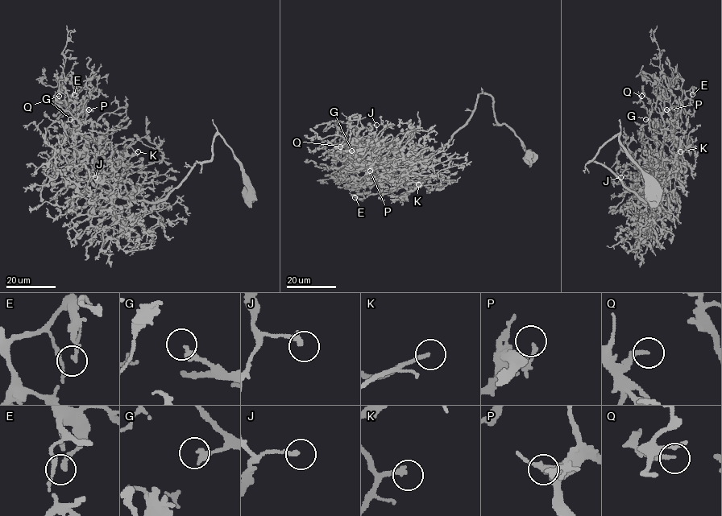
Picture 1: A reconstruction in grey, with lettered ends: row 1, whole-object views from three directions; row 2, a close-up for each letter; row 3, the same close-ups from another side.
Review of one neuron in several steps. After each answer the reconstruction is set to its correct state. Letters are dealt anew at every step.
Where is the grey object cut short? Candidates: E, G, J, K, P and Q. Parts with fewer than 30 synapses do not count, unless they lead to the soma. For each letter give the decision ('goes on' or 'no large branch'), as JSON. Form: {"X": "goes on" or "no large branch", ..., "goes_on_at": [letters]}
{"E": "no large branch", "G": "goes on", "J": "no large branch", "K": "goes on", "P": "no large branch", "Q": "no large branch", "goes_on_at": ["G", "K"]}

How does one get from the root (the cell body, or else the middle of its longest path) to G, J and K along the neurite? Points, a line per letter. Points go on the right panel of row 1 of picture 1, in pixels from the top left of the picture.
G: (653, 194), (650, 177), (620, 134), (588, 162), (604, 165), (642, 200), (654, 201), (663, 150), (645, 119)
J: (653, 194), (618, 134), (588, 162), (657, 198), (645, 195), (643, 170), (628, 163), (620, 177)
K: (653, 194), (620, 134), (588, 162), (651, 202), (680, 151)

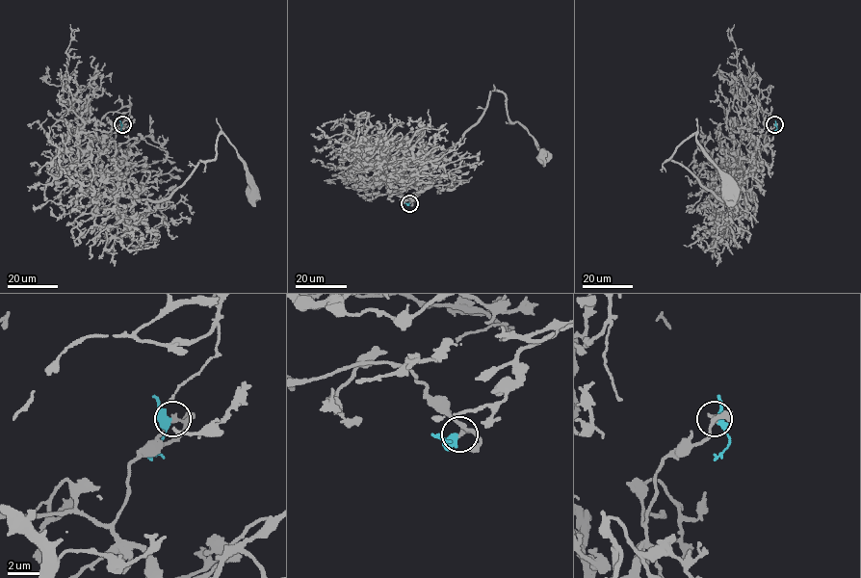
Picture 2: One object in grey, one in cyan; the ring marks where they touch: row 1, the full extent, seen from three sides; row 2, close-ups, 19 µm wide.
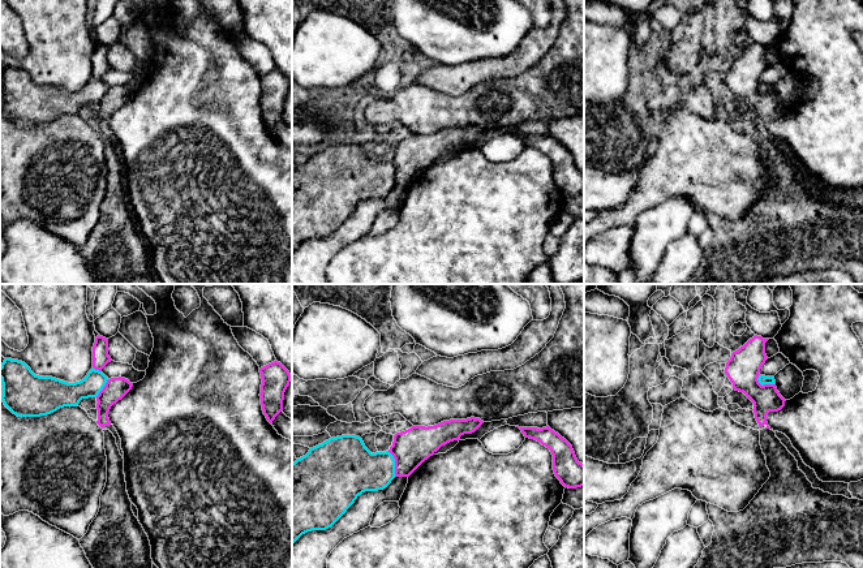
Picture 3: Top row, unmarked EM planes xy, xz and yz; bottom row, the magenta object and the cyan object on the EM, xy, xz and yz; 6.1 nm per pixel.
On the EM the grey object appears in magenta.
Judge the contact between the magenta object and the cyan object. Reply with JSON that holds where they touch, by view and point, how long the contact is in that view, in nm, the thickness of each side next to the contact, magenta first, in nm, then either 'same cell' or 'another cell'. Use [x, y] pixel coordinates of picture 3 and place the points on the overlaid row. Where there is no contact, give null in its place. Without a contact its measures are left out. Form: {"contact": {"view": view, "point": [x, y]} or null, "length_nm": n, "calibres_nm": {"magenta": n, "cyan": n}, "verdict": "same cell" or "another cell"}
{"contact": {"view": "xz", "point": [395, 464]}, "length_nm": 170, "calibres_nm": {"magenta": 220, "cyan": 280}, "verdict": "another cell"}

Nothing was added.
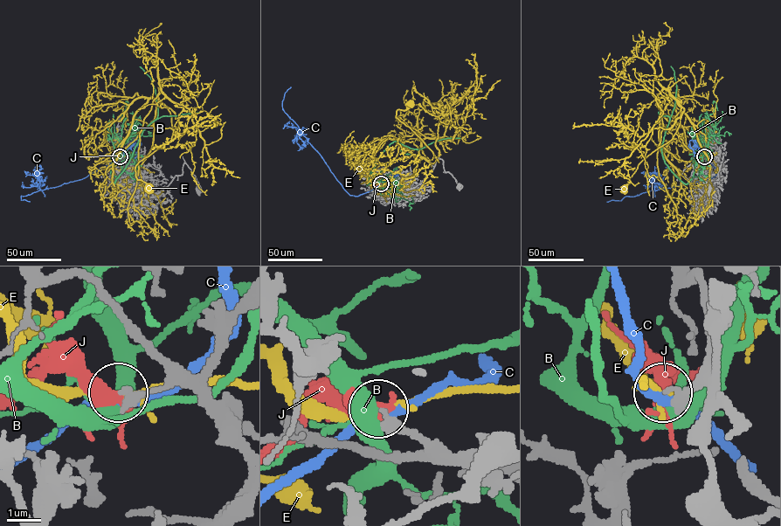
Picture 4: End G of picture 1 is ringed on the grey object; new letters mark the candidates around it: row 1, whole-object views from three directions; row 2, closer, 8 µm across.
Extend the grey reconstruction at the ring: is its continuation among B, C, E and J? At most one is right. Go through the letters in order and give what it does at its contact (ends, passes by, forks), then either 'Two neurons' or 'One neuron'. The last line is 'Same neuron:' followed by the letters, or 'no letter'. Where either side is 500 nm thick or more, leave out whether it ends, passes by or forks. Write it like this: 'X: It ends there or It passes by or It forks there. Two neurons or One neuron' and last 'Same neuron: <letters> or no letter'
B: It forks there. Two neurons
C: It passes by. Two neurons
E: It forks there. Two neurons
J: It forks there. One neuron
Same neuron: J

